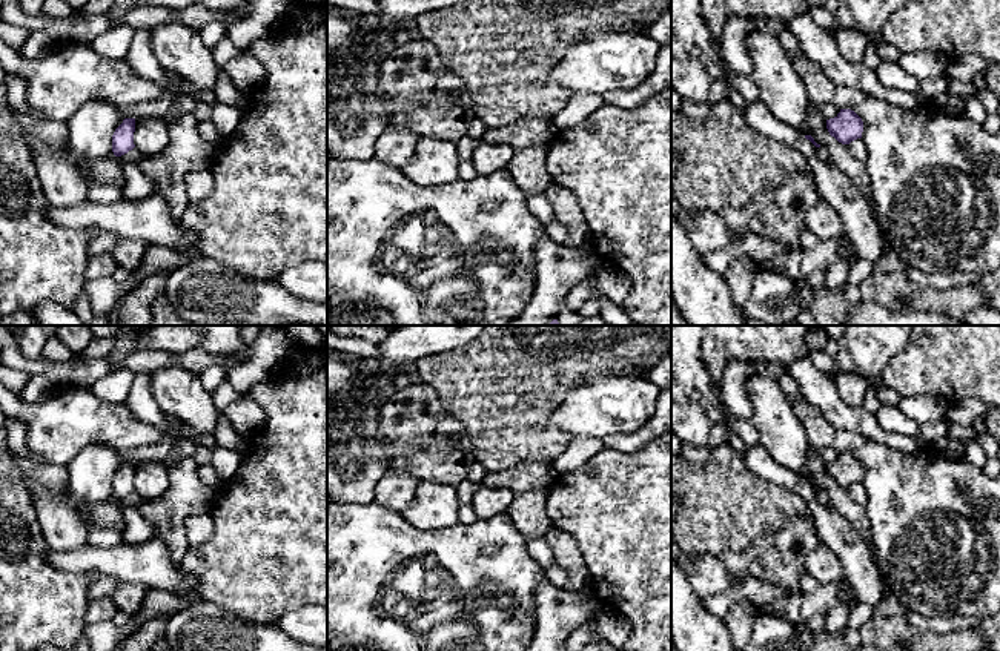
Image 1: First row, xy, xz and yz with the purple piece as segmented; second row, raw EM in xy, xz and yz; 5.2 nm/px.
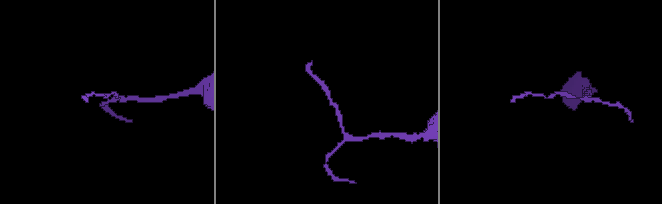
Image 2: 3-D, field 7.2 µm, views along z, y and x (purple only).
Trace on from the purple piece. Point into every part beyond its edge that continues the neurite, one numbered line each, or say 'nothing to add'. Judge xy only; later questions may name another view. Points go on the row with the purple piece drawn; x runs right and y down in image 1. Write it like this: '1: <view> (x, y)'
nothing to add

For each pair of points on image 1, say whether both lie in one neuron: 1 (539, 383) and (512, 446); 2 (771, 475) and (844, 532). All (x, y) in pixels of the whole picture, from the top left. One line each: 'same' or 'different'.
1: same
2: same

